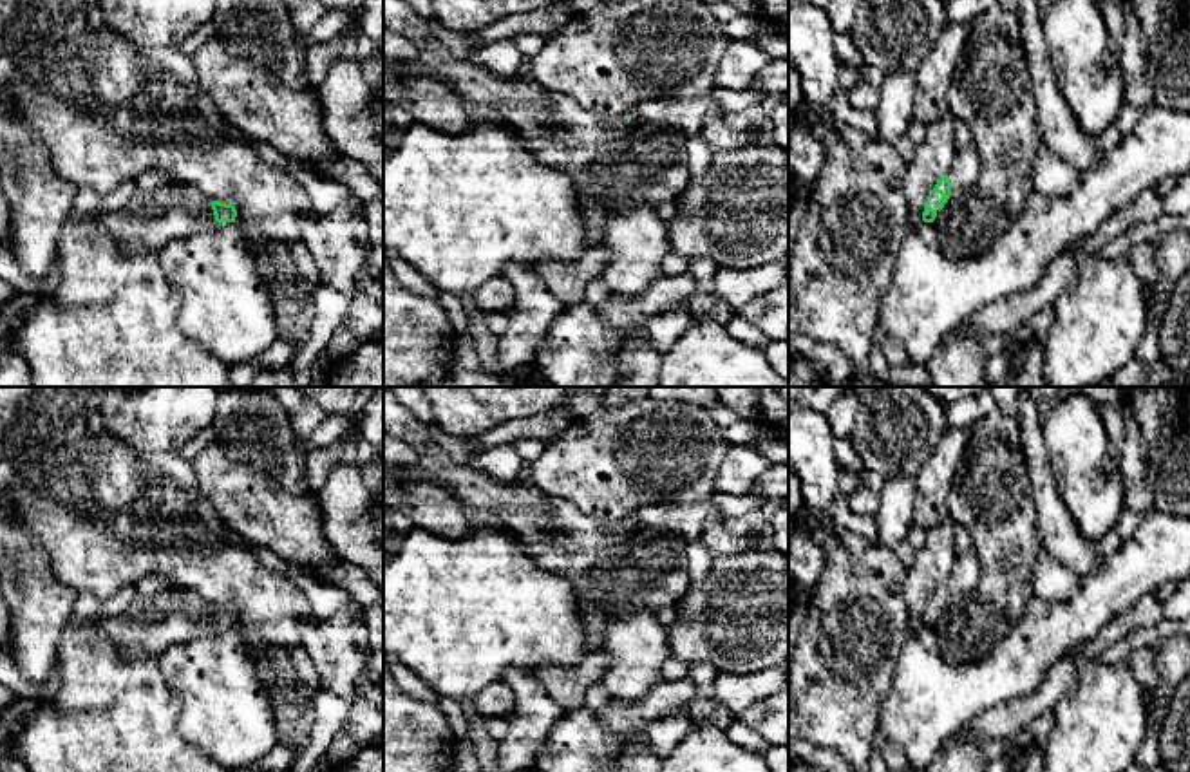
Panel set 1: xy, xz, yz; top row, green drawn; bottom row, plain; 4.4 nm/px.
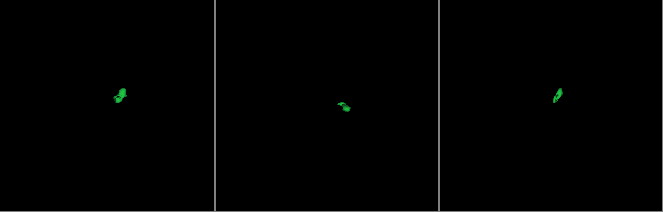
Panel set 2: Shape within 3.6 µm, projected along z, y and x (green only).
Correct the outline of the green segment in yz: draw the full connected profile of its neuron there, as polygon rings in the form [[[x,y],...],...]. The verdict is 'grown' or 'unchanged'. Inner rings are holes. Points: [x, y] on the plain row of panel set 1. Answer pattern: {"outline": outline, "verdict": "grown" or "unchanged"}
{"outline": [[[948,580],[940,582],[924,609],[922,626],[933,627],[937,618],[944,613],[951,600],[951,586]]], "verdict": "grown"}

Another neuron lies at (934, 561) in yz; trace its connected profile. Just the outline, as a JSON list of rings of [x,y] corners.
[[[948,519],[926,530],[924,546],[915,551],[913,566],[908,570],[904,597],[911,613],[913,631],[921,631],[924,609],[937,586],[948,580],[955,560],[955,528]]]

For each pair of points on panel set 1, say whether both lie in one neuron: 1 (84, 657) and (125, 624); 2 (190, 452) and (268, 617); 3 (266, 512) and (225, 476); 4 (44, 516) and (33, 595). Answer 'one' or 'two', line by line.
1: two
2: two
3: one
4: two

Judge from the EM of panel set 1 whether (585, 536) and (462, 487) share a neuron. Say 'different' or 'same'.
same

